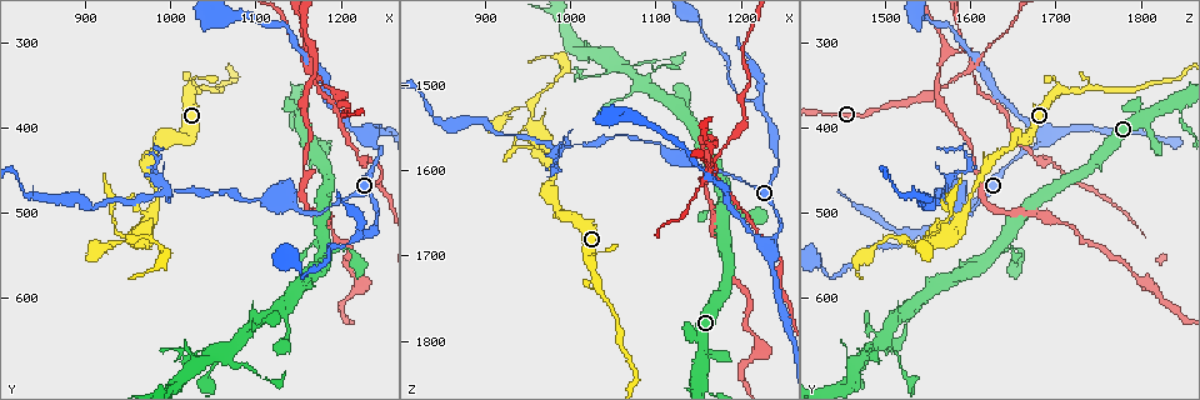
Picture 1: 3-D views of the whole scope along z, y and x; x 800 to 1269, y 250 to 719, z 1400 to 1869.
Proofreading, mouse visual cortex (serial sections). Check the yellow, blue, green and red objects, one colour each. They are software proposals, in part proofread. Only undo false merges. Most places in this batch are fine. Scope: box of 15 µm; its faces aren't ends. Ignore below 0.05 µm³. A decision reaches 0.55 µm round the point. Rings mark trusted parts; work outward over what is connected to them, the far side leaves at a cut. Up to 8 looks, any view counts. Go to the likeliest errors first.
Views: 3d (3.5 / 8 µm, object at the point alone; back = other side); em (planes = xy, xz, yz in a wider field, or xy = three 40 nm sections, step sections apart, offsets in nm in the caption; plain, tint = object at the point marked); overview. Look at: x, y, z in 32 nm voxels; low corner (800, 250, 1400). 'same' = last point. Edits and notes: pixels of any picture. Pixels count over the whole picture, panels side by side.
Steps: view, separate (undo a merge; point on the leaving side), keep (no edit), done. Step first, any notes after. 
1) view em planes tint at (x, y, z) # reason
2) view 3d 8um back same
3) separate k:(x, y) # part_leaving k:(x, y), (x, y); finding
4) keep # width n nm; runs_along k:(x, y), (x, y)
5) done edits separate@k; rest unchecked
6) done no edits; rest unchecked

view 3d 3.5um at (1015, 475, 1565) # three arms meet

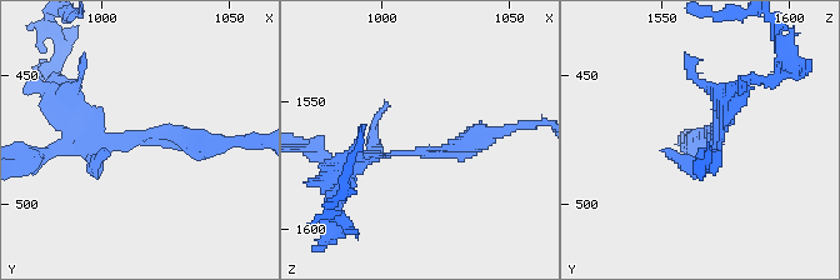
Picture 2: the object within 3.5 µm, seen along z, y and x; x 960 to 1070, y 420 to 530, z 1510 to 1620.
view em xy step 5 tint at (1016, 474, 1569) # arms 3; arm_widths 150, 150, 250 nm

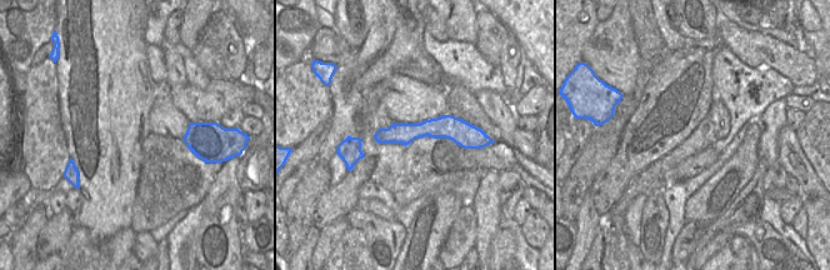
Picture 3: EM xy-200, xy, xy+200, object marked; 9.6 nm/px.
keep # width 200 nm; runs_along 2:(501, 131), (448, 154), (335, 158); one cell here

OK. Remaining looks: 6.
view 3d 8um back at (945, 525, 1545) # three-way junction

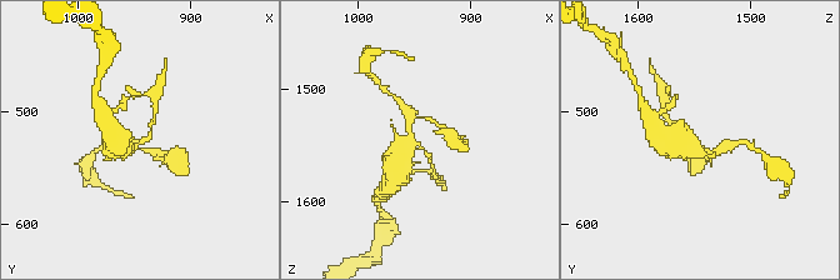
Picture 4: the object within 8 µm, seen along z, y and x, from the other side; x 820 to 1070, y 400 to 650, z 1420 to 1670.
view 3d 3.5um at (946, 528, 1550) # zoom in

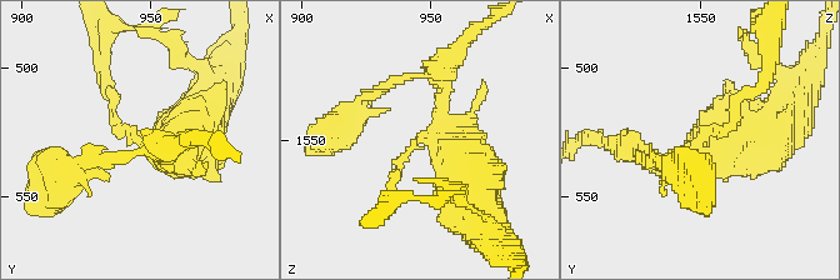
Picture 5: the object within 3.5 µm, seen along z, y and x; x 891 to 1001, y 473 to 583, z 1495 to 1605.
separate 5:(113, 105) # two cells meet here

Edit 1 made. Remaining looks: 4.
view overview # see it whole again

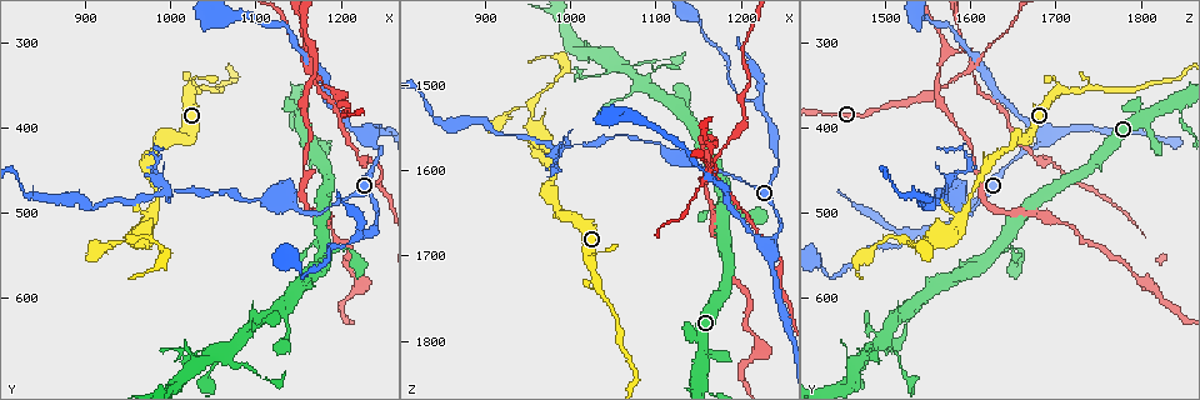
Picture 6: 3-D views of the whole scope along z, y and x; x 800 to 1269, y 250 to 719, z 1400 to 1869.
view 3d 3.5um at (1235, 410, 1685) # thin neck

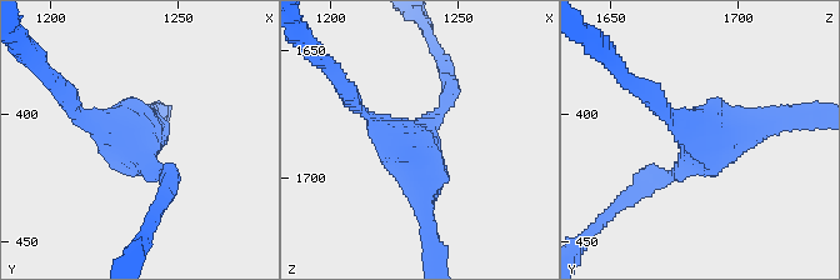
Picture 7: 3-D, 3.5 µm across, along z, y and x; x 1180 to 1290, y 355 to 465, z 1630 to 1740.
view em xy step 5 tint at (1231, 412, 1685) # arms 3; arm_widths 150, 200, 350 nm

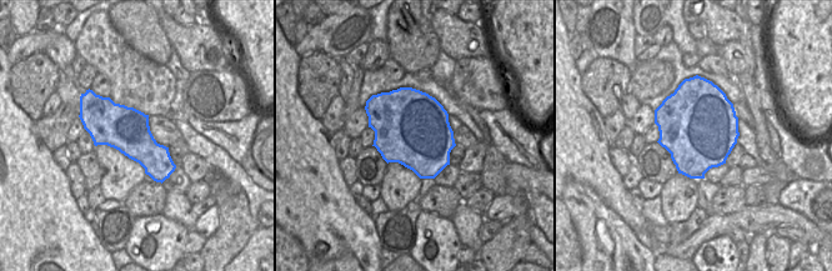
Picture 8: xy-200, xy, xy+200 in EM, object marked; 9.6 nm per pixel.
view em xy step 3 tint same

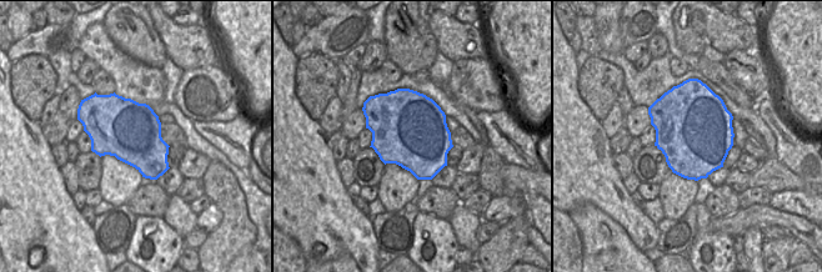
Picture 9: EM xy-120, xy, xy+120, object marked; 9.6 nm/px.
keep # runs_along 7:(169, 189), (115, 131), (73, 108); all the same cell

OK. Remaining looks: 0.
done edits separate@5; rest unchecked

